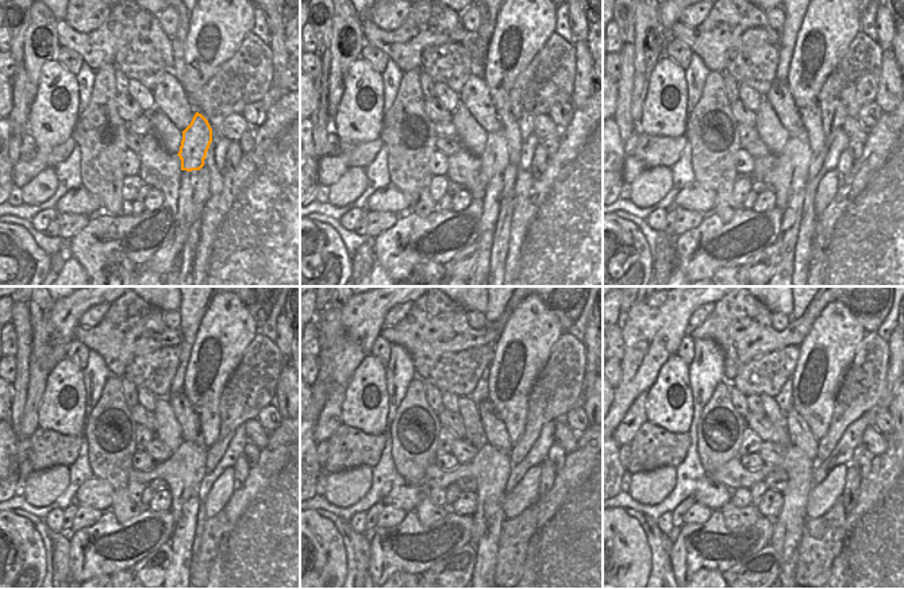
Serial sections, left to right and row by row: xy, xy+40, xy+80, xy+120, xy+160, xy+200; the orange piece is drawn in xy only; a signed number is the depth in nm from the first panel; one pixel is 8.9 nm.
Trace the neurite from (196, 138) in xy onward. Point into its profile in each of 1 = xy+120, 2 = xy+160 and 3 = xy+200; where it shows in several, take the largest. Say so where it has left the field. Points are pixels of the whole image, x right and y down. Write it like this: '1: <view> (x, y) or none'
1: xy+120 (184, 470)
2: xy+160 (491, 468)
3: xy+200 (788, 526)

